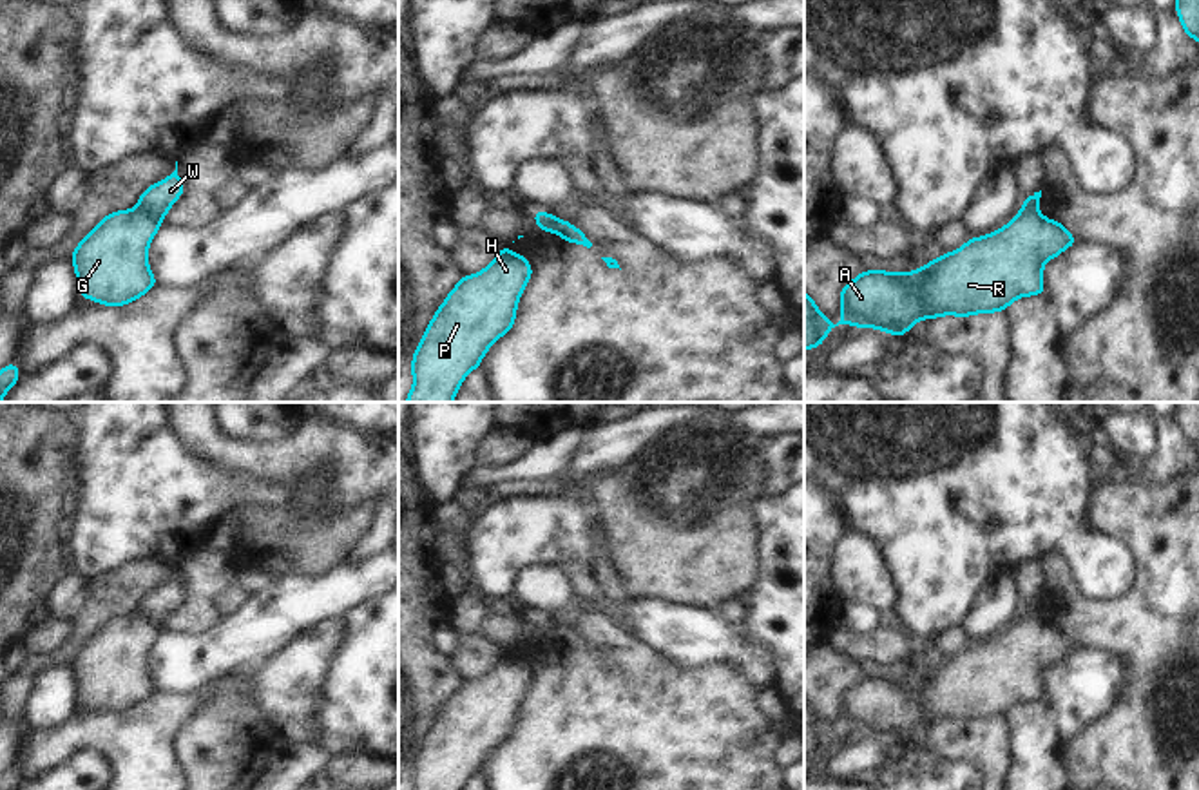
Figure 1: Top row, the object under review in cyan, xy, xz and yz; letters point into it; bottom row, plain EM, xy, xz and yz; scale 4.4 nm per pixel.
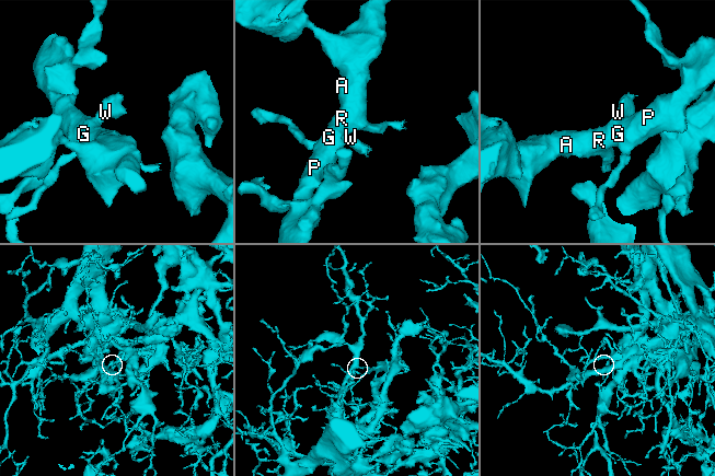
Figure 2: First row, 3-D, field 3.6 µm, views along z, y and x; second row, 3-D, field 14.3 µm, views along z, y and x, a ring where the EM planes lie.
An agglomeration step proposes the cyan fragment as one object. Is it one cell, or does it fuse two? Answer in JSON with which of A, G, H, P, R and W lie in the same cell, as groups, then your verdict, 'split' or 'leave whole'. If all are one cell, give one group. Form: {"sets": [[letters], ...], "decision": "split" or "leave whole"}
{"sets": [["A", "G", "H", "P", "R"], ["W"]], "decision": "split"}

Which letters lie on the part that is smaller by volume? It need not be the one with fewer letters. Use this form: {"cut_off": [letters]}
{"cut_off": ["W"]}

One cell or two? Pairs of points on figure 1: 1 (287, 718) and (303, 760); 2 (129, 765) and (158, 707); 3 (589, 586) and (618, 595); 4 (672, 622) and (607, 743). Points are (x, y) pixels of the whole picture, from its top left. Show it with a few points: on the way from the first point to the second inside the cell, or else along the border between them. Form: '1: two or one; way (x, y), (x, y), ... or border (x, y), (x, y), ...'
1: two; border (303, 740), (281, 743)
2: one; way (138, 751), (140, 740), (154, 722)
3: two; border (591, 569), (598, 587), (616, 604)
4: two; border (667, 660), (681, 667), (709, 665)

